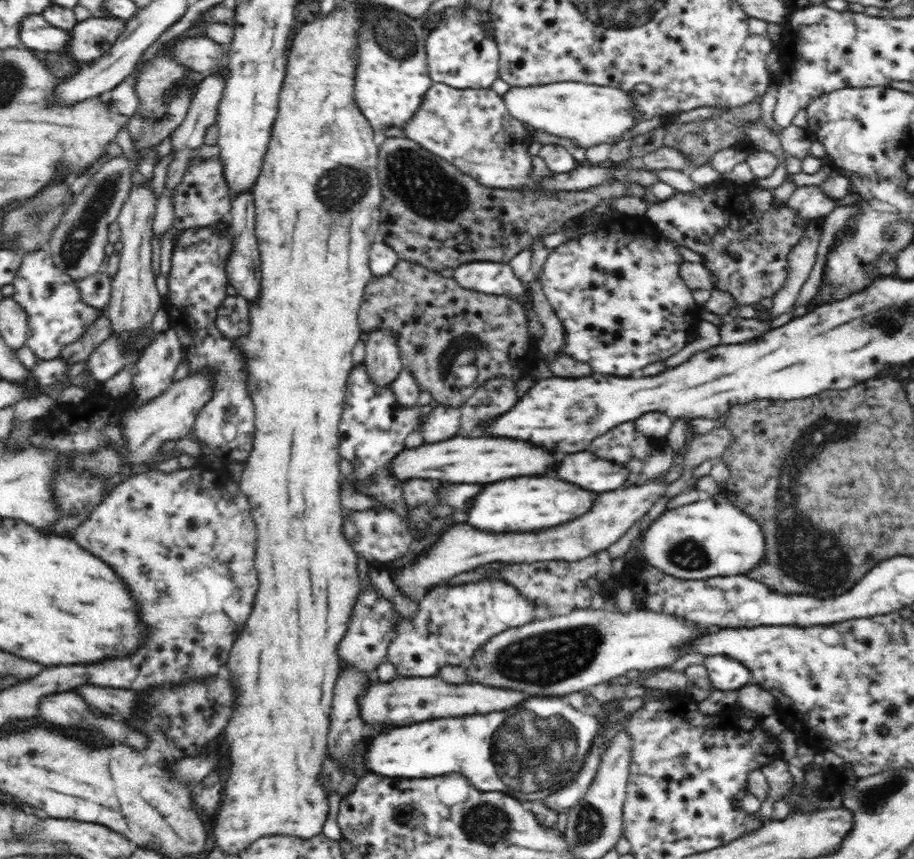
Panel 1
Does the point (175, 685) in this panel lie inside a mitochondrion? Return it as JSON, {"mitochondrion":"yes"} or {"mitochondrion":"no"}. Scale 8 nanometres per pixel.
{"mitochondrion":"no"}

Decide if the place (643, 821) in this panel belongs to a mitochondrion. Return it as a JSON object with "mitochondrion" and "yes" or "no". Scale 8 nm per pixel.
{"mitochondrion":"no"}

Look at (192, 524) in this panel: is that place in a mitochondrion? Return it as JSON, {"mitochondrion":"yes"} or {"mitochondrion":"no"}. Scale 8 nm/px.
{"mitochondrion":"no"}

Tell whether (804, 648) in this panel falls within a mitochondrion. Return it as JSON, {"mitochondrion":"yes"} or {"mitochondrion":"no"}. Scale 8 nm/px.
{"mitochondrion":"no"}

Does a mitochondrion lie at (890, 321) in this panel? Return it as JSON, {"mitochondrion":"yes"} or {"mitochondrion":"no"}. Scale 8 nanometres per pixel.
{"mitochondrion":"yes"}

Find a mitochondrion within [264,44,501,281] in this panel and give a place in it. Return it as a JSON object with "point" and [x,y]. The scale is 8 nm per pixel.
{"point":[410,174]}

